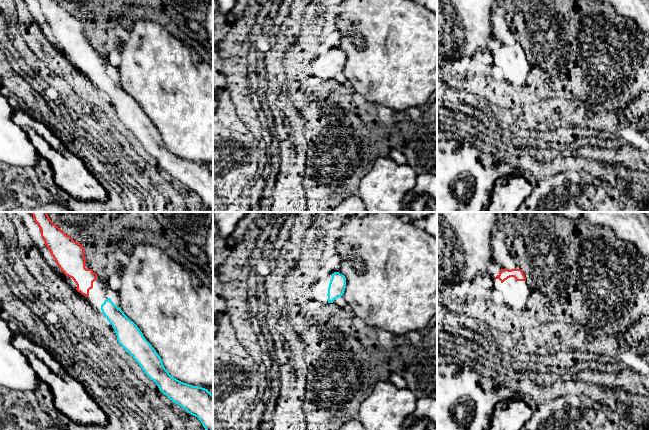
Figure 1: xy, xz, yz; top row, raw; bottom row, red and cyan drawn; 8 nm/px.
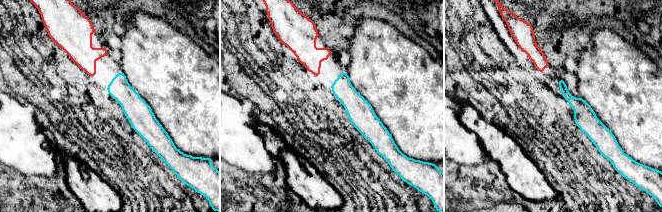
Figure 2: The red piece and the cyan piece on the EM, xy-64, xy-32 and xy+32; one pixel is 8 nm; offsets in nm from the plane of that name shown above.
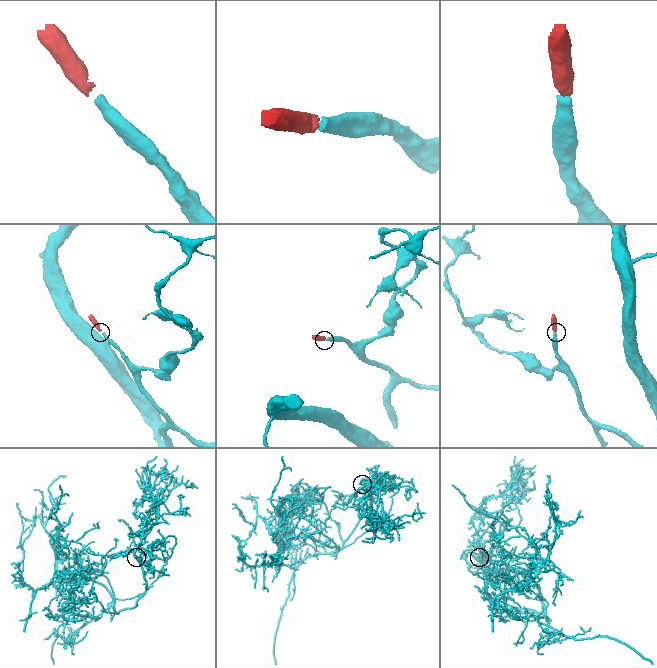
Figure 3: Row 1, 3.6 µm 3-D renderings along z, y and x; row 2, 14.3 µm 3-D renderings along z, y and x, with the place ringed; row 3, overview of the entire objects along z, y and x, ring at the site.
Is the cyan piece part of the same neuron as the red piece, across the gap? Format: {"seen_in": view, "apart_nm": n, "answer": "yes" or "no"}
{"seen_in": "xy", "apart_nm": 130, "answer": "yes"}

